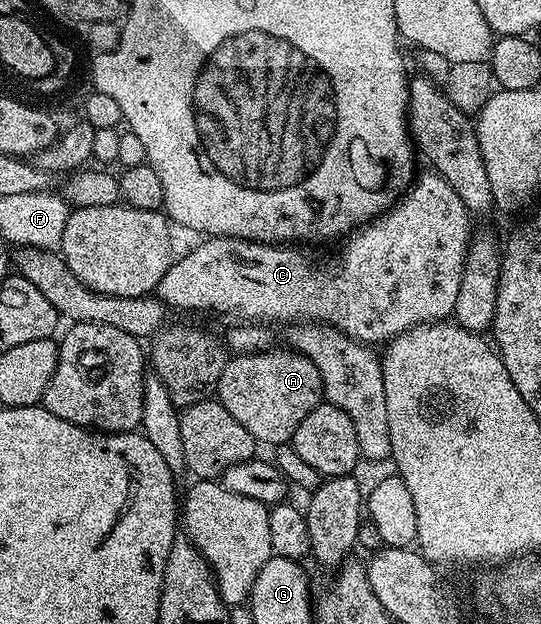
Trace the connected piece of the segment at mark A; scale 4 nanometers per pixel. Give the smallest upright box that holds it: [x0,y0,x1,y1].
[215,346,324,446]

